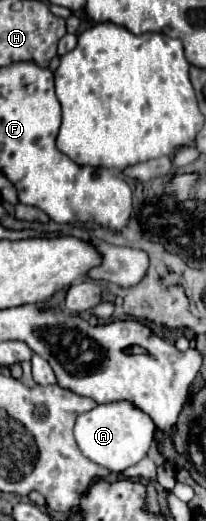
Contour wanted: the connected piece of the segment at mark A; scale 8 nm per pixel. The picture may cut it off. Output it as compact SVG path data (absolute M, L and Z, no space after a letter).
M114 401L96 405L92 411L78 415L74 425L74 439L80 451L94 463L106 467L112 473L122 473L124 469L136 465L140 459L146 457L150 443L154 439L156 425L154 421L134 407L130 401Z

